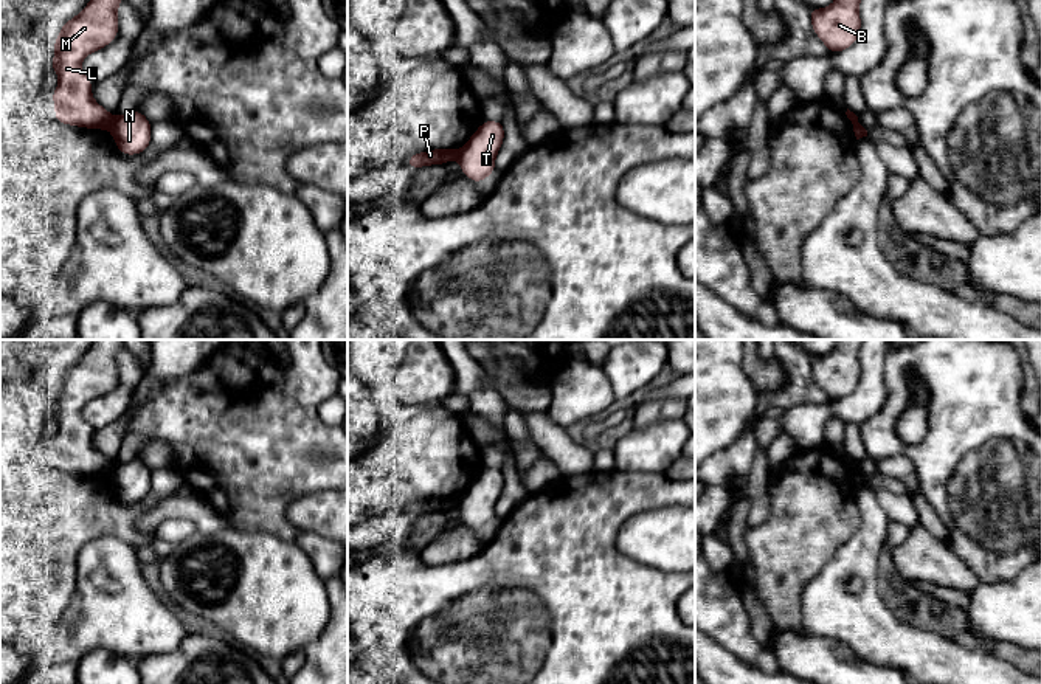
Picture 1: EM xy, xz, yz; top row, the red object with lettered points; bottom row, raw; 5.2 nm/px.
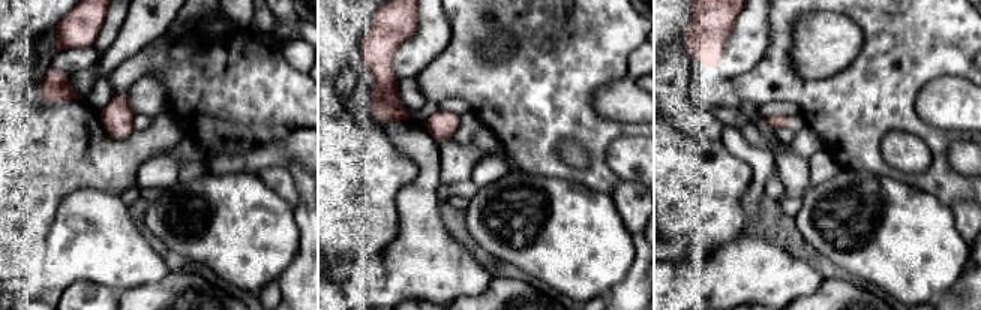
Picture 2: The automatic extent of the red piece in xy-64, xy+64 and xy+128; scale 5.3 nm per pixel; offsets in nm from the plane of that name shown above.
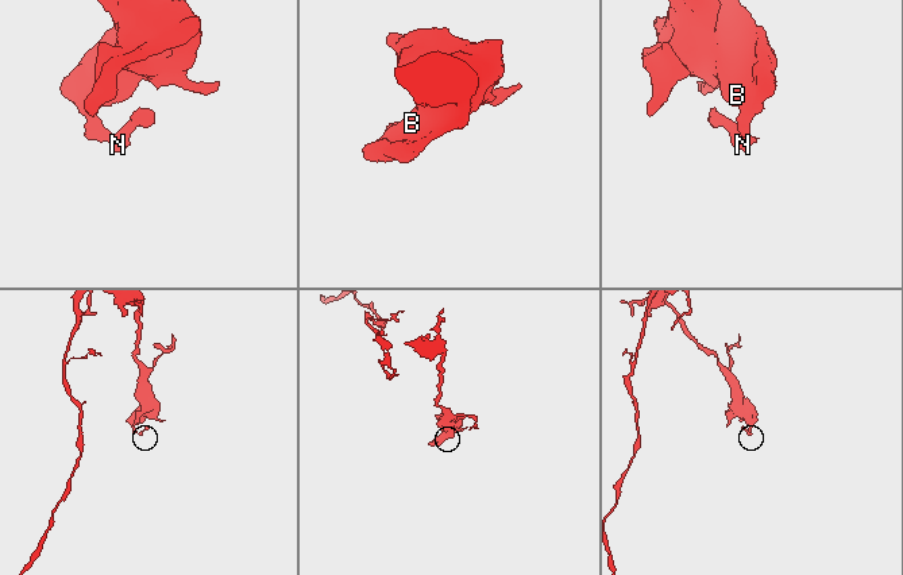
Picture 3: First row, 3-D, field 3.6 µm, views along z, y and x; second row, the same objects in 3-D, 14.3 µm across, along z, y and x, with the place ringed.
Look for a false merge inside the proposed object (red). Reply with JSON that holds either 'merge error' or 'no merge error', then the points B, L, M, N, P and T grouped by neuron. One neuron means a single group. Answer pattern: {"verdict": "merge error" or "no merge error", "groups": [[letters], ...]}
{"verdict": "merge error", "groups": [["B", "L", "M", "P"], ["N", "T"]]}

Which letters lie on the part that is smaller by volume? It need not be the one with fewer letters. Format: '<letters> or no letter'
N, T

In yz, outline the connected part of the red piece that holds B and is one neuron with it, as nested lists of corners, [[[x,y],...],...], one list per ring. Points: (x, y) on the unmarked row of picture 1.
[[[839,340],[827,355],[810,355],[814,382],[828,400],[839,400],[855,391],[861,378],[859,351],[863,340]]]

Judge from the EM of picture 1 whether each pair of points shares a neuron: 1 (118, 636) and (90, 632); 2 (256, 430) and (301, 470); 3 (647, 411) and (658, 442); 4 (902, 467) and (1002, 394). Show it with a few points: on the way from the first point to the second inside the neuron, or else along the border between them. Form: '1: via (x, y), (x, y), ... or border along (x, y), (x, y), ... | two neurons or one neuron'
1: via (112, 632), (96, 632) | one neuron
2: via (267, 441), (290, 459) | one neuron
3: border along (678, 418), (635, 428) | two neurons
4: border along (875, 458), (906, 456), (914, 467), (920, 492) | two neurons

